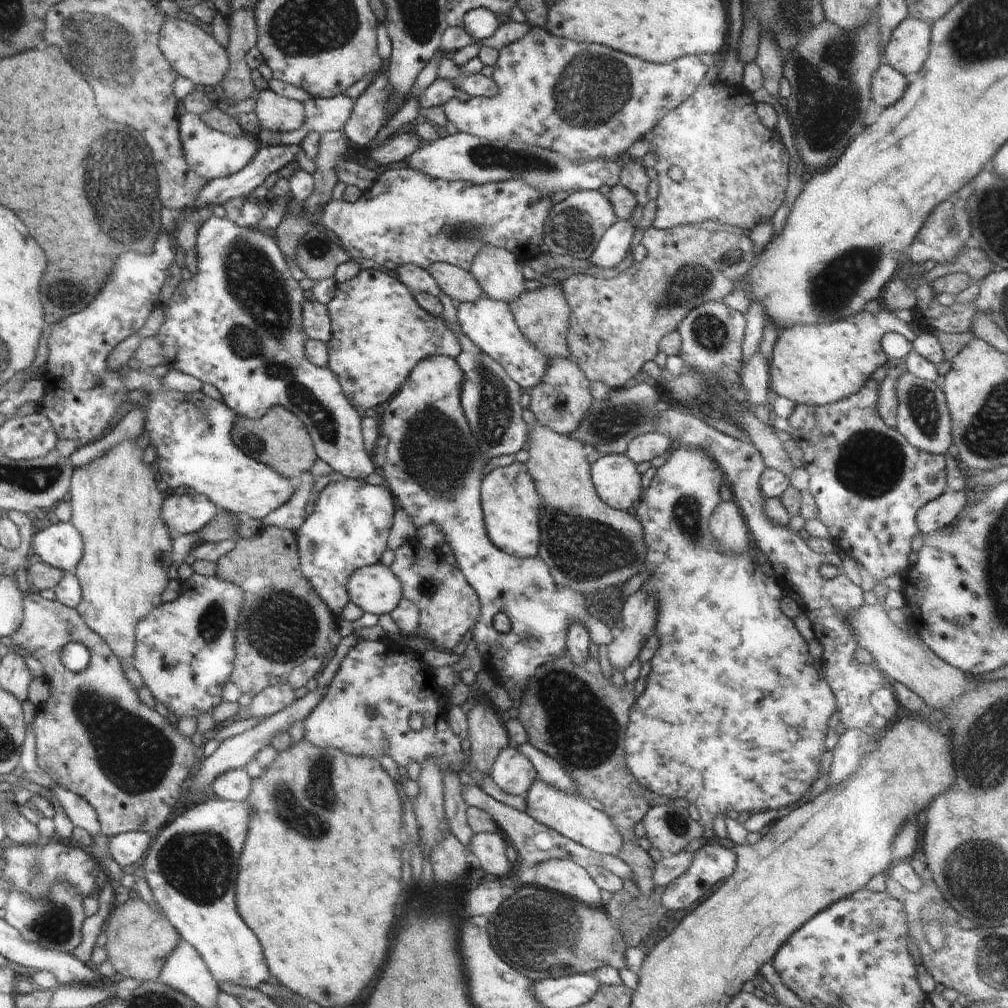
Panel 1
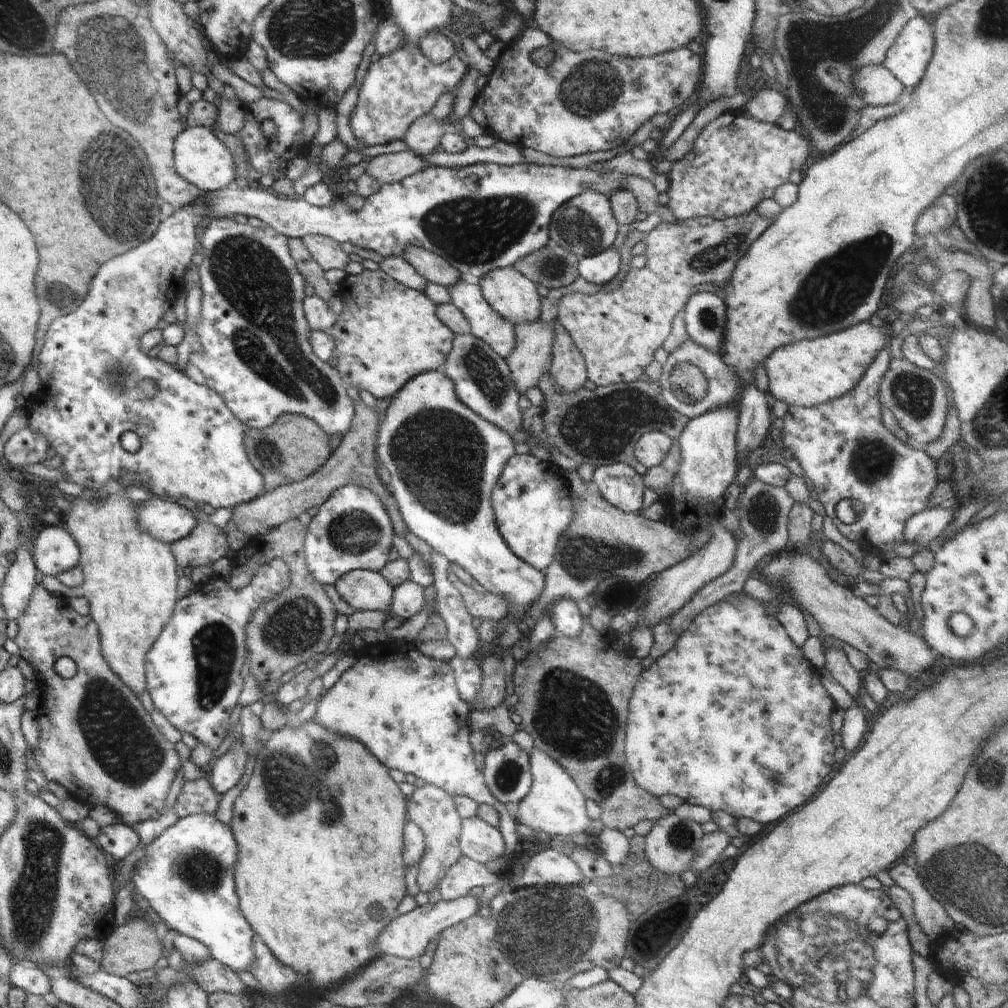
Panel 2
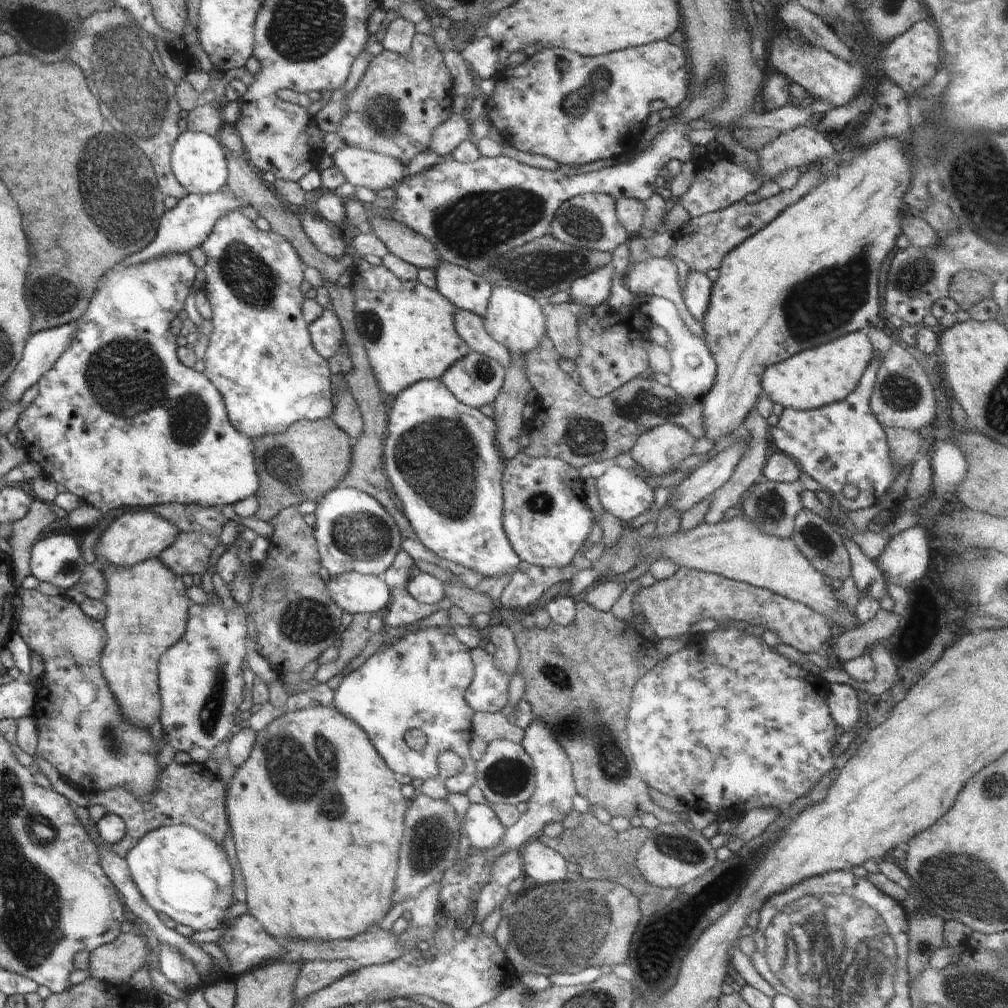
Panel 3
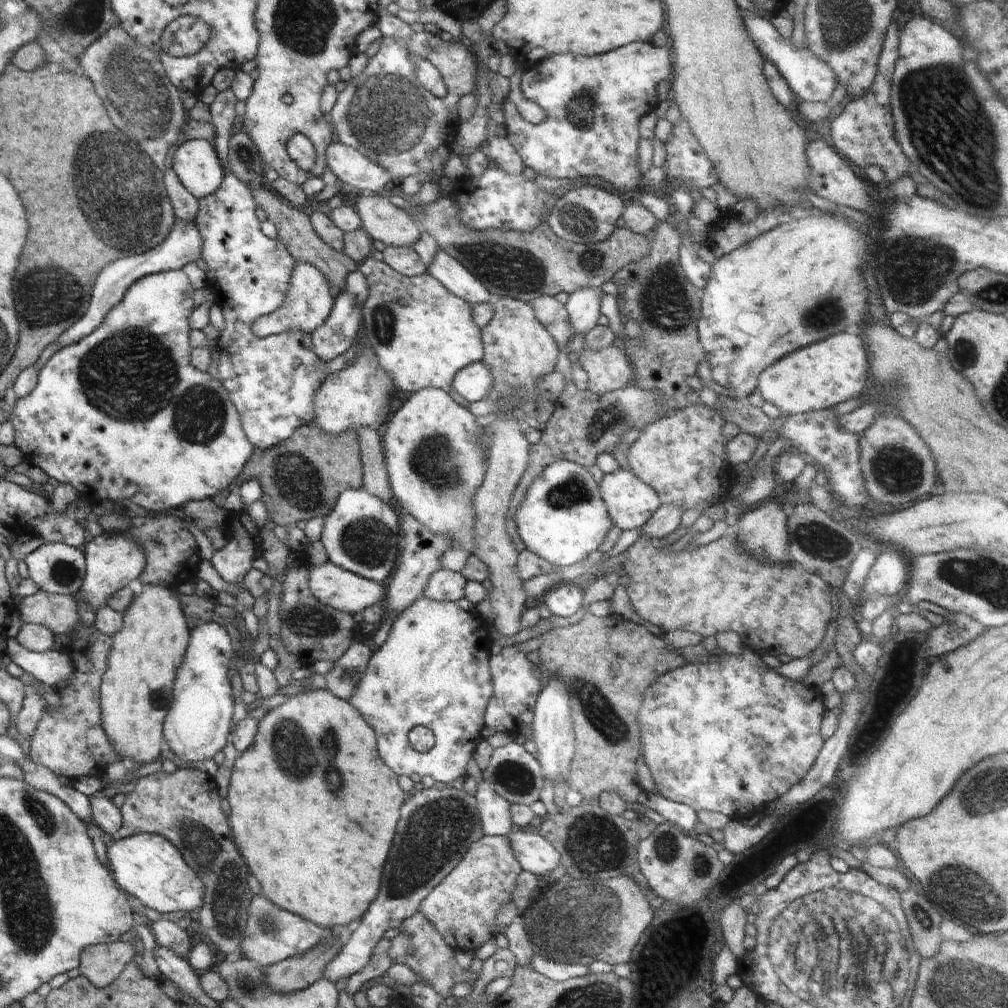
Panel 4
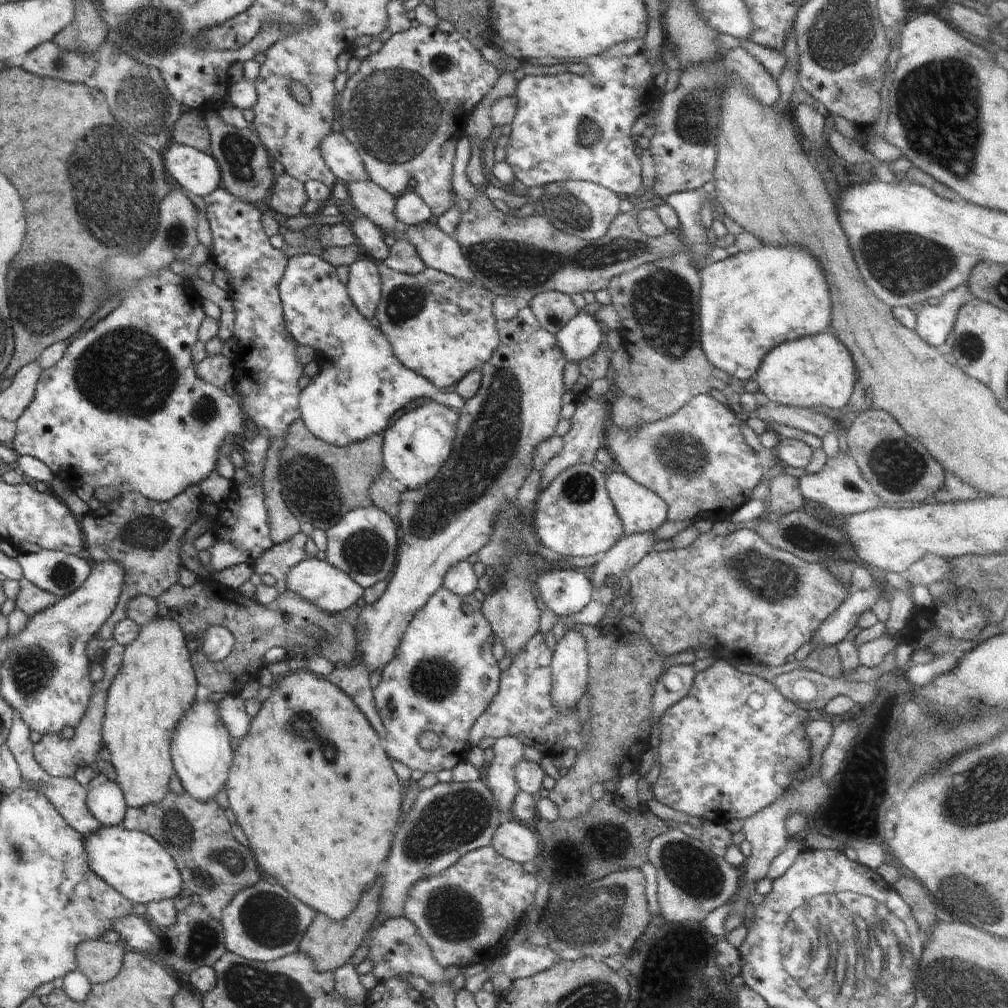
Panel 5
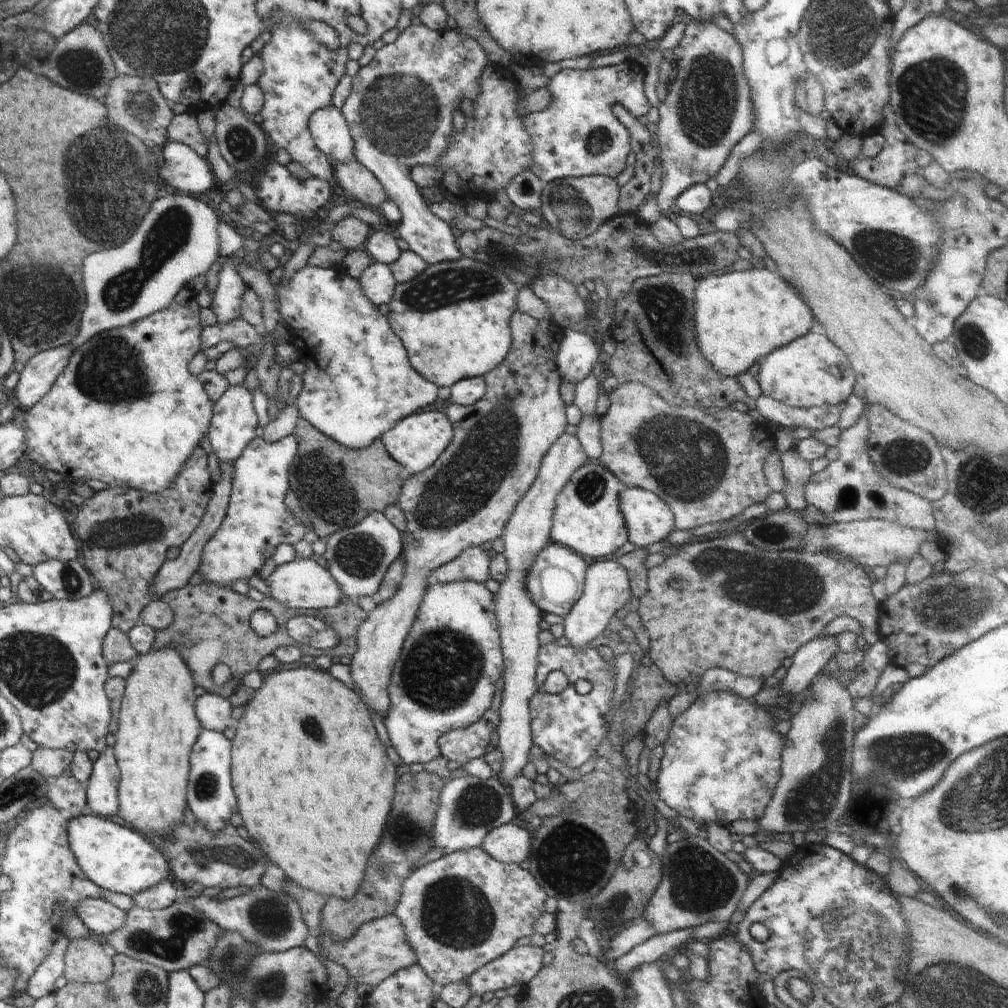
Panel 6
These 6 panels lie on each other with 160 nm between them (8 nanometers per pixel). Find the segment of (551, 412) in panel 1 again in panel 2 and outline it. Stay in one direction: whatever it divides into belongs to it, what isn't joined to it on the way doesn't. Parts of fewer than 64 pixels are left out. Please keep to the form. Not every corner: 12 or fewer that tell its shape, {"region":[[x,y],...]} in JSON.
{"region":[[558,320],[548,374],[572,392],[587,381],[587,366]]}

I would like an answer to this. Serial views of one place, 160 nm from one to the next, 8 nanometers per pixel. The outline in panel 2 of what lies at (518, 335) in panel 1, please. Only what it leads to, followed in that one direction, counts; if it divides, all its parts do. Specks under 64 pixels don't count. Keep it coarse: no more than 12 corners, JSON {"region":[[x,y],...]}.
{"region":[[460,279],[447,301],[471,334],[505,359],[514,322],[490,308],[478,284]]}

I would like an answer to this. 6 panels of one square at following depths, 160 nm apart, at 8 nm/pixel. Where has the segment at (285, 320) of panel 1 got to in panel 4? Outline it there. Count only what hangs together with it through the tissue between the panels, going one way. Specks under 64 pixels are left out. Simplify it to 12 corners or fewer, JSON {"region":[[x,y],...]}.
{"region":[[228,167],[195,225],[223,312],[218,379],[254,447],[313,420],[311,336],[260,337],[294,257]]}

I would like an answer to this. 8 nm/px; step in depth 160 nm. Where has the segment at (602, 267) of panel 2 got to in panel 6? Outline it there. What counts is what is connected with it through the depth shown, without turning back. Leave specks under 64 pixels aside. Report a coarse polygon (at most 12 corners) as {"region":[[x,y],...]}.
{"region":[[564,330],[556,357],[561,382],[582,382],[603,360],[586,333]]}

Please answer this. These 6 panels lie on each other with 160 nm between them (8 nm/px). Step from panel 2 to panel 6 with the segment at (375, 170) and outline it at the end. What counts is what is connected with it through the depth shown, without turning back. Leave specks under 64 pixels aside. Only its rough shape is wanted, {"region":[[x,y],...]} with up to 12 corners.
{"region":[[338,107],[315,110],[309,131],[333,164],[354,157],[353,138]]}

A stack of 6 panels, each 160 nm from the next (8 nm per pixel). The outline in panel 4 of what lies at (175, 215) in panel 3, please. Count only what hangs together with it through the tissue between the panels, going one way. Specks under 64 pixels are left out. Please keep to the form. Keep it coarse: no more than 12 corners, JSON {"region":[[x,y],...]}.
{"region":[[194,222],[167,240],[112,262],[94,284],[87,312],[55,342],[88,336],[131,284],[200,259]]}

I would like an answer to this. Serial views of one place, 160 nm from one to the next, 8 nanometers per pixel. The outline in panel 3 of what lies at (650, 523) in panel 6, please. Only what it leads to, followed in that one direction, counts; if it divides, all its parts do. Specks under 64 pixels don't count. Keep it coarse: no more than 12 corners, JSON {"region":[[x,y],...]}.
{"region":[[632,469],[596,479],[602,508],[624,525],[653,506],[654,491]]}

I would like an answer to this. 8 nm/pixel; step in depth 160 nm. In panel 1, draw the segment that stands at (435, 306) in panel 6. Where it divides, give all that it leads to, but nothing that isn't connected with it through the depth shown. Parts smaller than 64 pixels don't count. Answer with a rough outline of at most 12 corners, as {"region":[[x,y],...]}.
{"region":[[377,269],[337,283],[327,367],[368,413],[461,349]]}

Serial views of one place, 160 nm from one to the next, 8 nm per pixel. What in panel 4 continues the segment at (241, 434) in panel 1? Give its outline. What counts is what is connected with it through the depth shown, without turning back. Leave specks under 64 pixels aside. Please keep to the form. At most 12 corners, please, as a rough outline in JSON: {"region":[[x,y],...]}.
{"region":[[303,424],[255,447],[222,508],[250,477],[276,525],[326,519],[363,486],[359,434]]}

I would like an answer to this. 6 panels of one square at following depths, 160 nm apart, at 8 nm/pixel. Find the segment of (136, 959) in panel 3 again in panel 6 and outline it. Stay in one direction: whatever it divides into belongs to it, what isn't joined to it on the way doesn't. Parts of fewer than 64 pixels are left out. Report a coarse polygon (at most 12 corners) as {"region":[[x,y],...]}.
{"region":[[95,938],[71,939],[63,959],[70,983],[103,983],[112,953]]}

